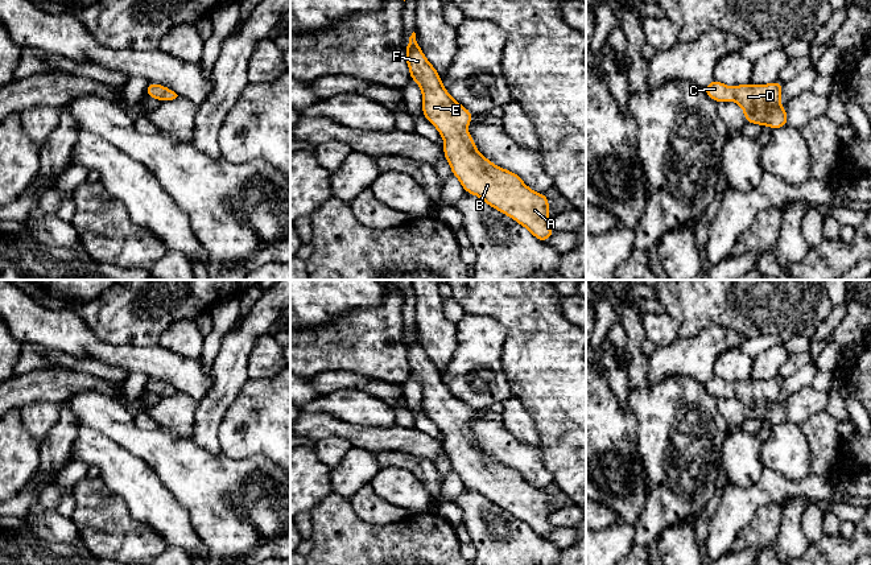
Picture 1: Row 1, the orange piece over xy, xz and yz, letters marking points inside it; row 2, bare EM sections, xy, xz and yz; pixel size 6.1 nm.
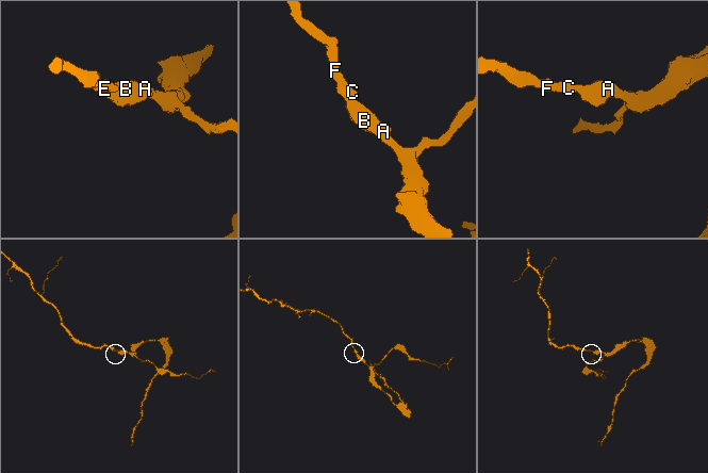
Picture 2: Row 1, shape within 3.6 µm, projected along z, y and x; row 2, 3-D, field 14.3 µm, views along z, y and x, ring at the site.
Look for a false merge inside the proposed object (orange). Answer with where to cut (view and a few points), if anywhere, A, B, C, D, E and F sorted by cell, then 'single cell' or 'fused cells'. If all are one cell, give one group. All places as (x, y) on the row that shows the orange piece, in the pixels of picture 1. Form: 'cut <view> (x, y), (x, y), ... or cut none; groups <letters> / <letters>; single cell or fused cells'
cut none; groups A B C D E F; single cell

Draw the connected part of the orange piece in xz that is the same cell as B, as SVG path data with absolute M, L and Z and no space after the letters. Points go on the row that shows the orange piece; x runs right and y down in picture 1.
M414 32L405 50L410 79L422 88L422 114L443 137L445 157L465 191L478 195L546 242L556 234L548 226L548 195L531 190L516 173L494 165L478 152L465 129L474 115L449 95L437 70L421 51Z

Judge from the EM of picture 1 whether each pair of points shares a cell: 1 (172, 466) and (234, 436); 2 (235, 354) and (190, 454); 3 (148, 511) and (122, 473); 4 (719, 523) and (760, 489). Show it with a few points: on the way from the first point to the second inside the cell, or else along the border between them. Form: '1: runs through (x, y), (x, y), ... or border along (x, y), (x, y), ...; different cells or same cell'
1: border along (255, 453), (240, 458), (228, 458), (223, 454); different cells
2: border along (189, 438), (214, 456), (222, 454); different cells
3: runs through (148, 502), (131, 482); same cell
4: runs through (730, 516), (750, 499); same cell

